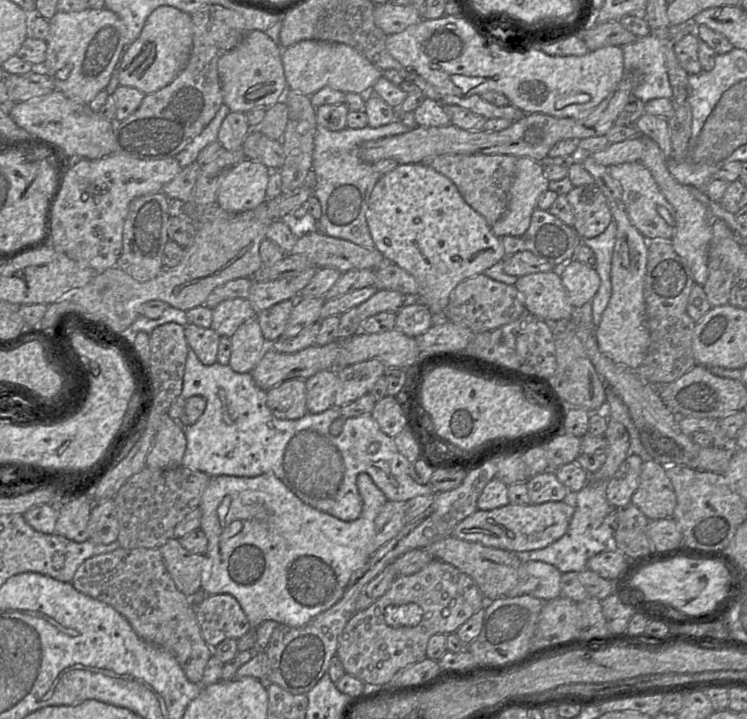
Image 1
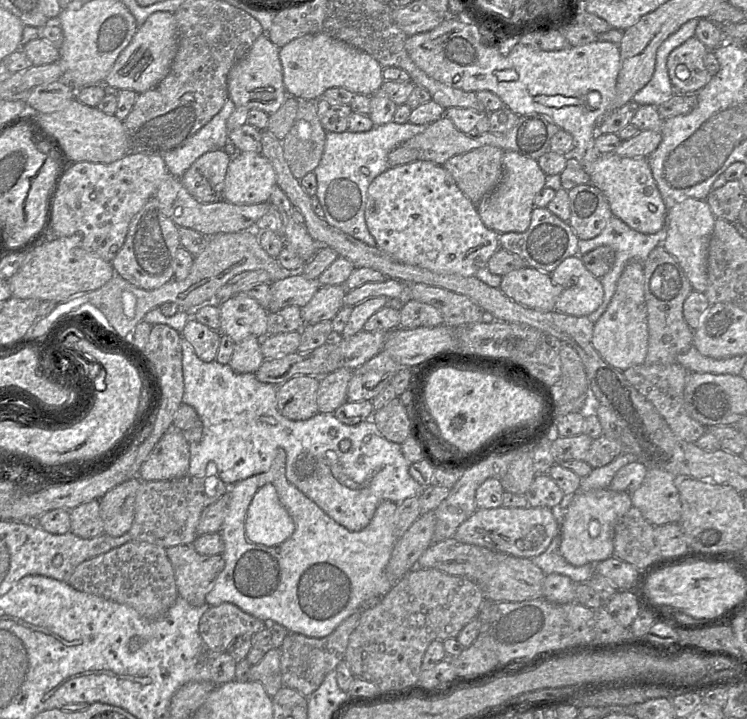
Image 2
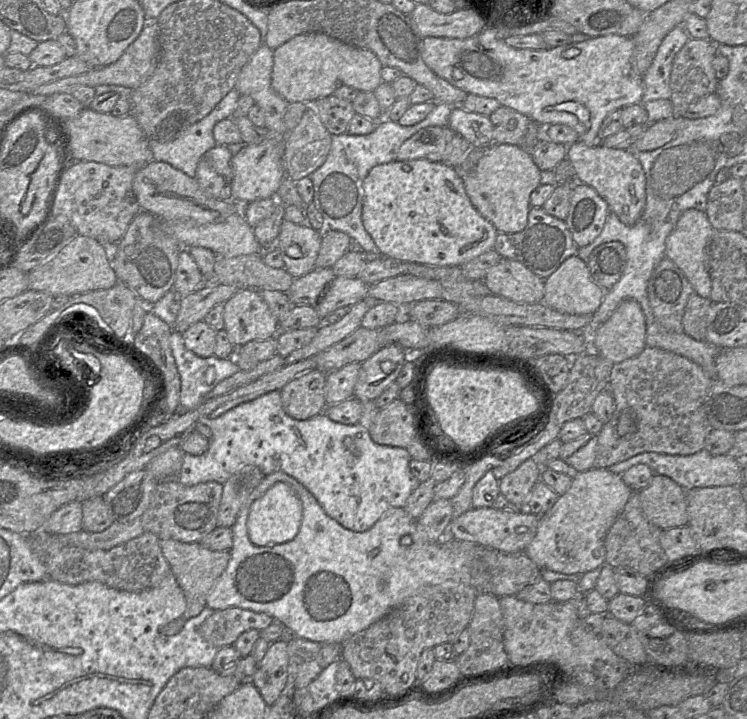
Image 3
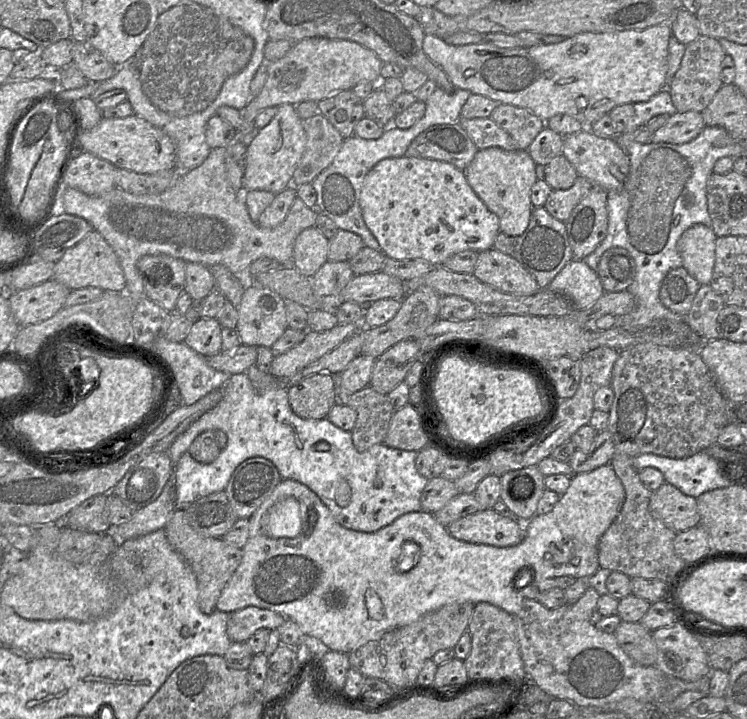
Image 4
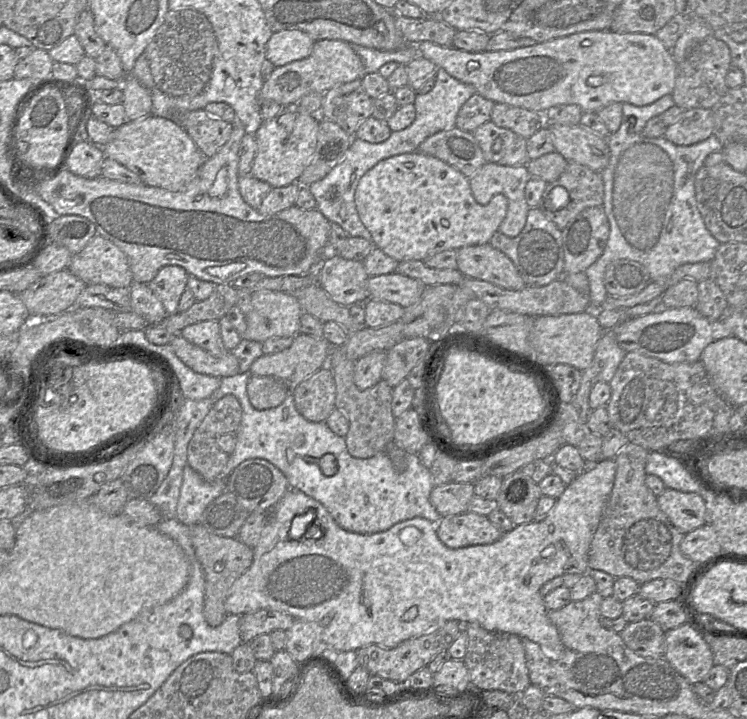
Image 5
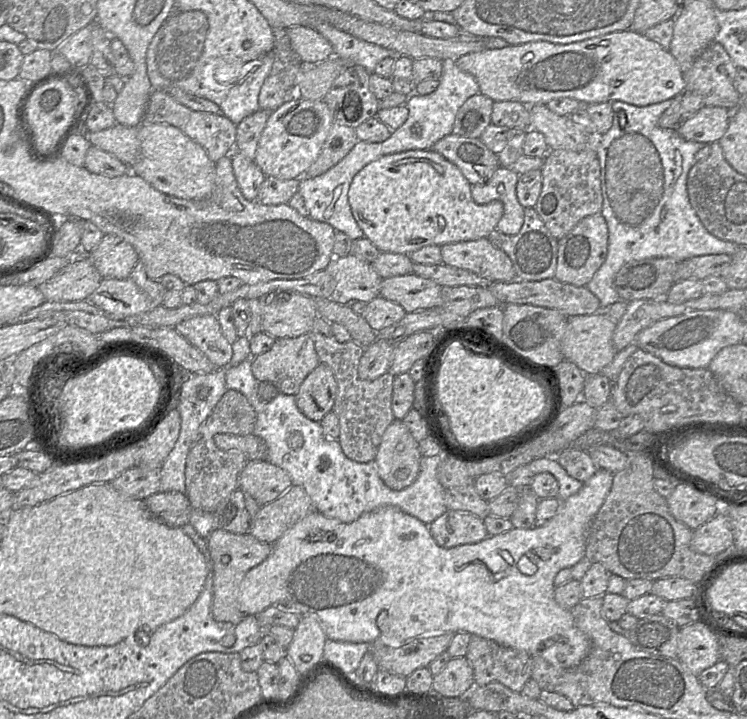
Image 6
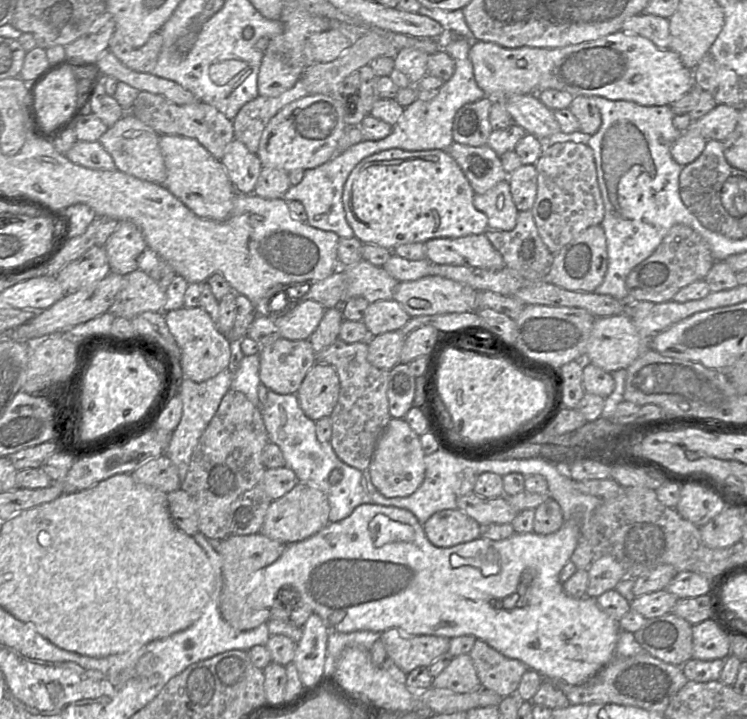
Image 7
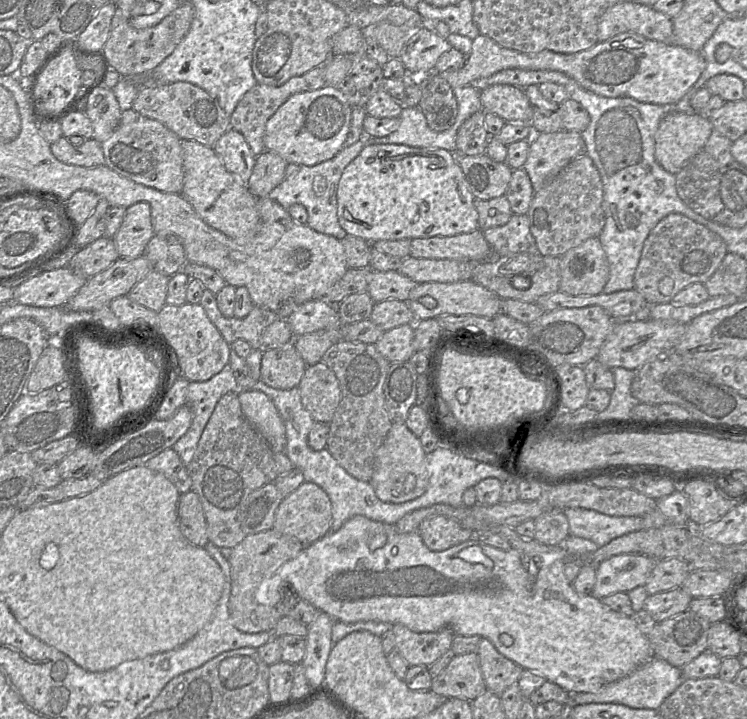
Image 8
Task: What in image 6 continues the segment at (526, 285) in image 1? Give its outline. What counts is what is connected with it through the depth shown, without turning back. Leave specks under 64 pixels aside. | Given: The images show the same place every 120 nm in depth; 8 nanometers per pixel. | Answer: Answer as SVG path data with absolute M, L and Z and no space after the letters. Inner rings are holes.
M488 238L465 241L441 246L443 264L473 272L488 283L510 282L516 279L516 273L509 256L495 247Z

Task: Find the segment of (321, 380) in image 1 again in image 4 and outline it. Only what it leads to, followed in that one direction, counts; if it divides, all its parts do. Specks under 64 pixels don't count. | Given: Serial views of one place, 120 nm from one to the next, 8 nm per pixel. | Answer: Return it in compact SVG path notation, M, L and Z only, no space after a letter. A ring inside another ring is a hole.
M359 355L336 376L337 395L350 395L369 386L373 366L377 358Z

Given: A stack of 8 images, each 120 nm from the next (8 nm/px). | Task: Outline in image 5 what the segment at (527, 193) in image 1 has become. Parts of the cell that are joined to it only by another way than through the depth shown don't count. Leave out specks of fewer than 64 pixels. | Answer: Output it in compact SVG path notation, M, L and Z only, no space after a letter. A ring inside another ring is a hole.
M486 162L471 178L470 188L474 199L481 205L486 205L496 194L503 194L508 200L506 217L500 224L498 232L510 238L518 236L523 230L529 206L525 200L525 186L531 175L526 165L503 166L492 162Z

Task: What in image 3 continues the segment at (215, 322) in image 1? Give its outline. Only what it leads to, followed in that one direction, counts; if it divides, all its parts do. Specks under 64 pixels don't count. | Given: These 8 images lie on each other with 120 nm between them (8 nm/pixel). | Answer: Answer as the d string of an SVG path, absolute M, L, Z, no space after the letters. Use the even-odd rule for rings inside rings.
M250 288L238 289L223 304L223 308L224 330L228 333L229 340L236 348L250 341L266 340L275 337L280 331L279 322L258 290Z

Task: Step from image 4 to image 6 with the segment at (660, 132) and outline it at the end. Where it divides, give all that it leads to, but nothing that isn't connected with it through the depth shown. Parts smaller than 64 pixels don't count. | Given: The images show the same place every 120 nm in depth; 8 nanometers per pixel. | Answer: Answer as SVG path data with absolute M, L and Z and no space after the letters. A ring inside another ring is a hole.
M704 106L694 116L681 122L677 132L685 140L711 144L725 134L730 117L731 111L727 108Z

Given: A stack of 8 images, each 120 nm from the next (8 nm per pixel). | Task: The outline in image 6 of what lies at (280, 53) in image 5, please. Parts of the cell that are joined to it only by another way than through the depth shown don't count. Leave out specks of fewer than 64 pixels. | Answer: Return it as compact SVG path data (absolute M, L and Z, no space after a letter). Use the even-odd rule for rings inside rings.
M289 27L286 33L292 49L302 62L322 62L334 56L331 44L312 27Z

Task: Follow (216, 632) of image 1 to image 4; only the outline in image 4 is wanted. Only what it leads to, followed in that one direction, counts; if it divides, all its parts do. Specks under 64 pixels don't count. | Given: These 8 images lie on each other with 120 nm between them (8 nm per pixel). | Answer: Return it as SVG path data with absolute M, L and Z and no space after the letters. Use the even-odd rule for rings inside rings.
M248 606L229 613L227 634L232 642L246 642L258 629L277 630L285 620L286 618L278 612Z

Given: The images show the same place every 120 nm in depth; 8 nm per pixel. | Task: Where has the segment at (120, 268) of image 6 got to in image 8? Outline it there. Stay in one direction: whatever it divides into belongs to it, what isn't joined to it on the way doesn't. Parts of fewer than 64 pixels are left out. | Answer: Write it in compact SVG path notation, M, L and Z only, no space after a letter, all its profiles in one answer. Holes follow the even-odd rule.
M139 202L125 210L123 221L113 236L119 258L135 259L141 256L154 236L150 205Z

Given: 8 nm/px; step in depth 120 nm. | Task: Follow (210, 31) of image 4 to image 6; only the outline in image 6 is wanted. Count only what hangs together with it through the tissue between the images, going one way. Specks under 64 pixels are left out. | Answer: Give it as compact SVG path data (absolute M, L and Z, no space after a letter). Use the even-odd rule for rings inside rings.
M200 10L174 11L165 21L165 34L158 47L157 66L160 74L169 81L178 80L191 75L201 60L208 30L208 19Z

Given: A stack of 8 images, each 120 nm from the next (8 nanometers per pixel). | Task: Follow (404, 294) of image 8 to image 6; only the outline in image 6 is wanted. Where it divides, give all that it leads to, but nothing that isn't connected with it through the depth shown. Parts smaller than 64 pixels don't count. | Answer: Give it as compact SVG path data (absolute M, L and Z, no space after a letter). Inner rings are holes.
M354 254L334 258L328 270L335 281L331 299L341 305L351 300L365 303L380 295L382 278L371 264Z

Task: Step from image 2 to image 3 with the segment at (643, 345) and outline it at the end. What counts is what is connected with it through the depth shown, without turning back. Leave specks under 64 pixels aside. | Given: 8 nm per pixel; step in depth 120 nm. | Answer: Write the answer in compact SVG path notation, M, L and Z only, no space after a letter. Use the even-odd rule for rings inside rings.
M634 299L622 301L612 315L597 329L591 321L580 332L588 338L590 350L614 364L639 355L646 347L645 316L640 304Z

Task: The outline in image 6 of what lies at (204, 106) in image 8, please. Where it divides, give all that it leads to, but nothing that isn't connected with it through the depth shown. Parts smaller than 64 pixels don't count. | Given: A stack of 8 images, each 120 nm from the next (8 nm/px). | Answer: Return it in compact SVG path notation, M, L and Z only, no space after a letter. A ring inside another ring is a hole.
M154 90L151 93L142 123L166 123L177 127L191 140L199 144L214 163L235 151L236 125L230 119L222 113L191 110L163 91Z

